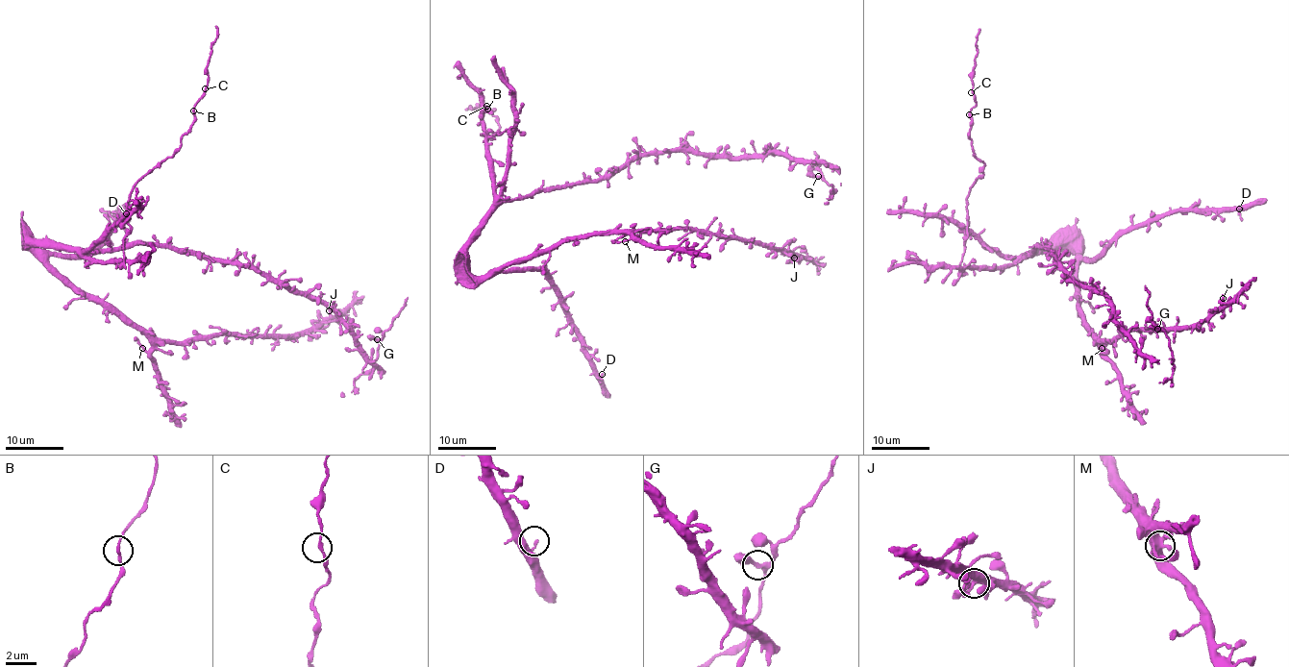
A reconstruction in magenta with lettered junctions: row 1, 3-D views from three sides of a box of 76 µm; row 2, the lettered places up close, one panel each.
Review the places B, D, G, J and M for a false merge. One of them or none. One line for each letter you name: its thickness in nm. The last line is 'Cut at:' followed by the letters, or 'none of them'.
Cut at: none of them

